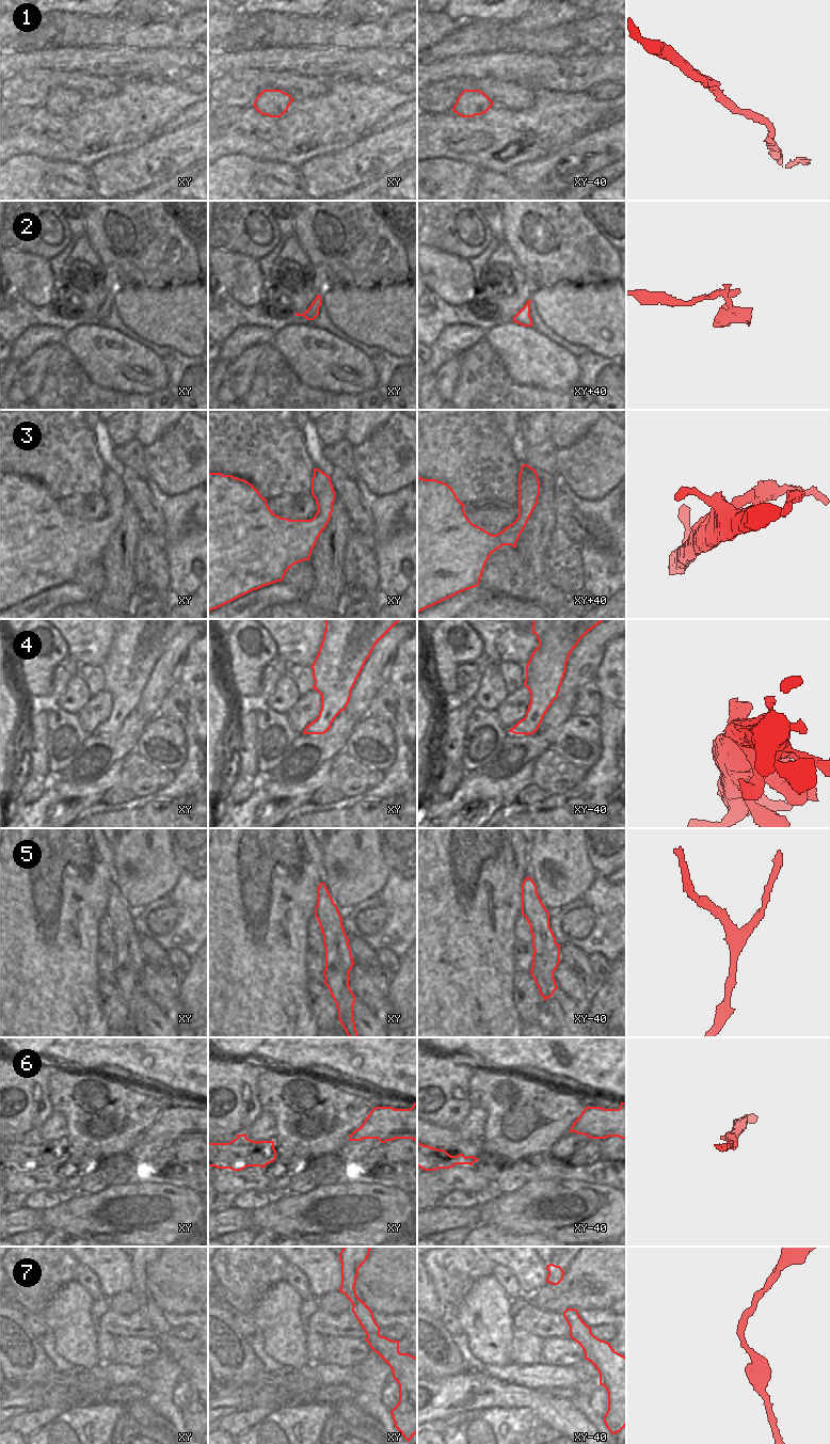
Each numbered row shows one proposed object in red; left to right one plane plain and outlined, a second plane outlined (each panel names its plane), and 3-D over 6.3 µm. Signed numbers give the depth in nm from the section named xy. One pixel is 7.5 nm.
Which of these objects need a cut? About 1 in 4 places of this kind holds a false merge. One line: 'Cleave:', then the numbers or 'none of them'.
Cleave: 3, 5

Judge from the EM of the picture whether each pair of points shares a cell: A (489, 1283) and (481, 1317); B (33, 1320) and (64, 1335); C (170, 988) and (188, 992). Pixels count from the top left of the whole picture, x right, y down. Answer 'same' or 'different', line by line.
A: same
B: different
C: different

